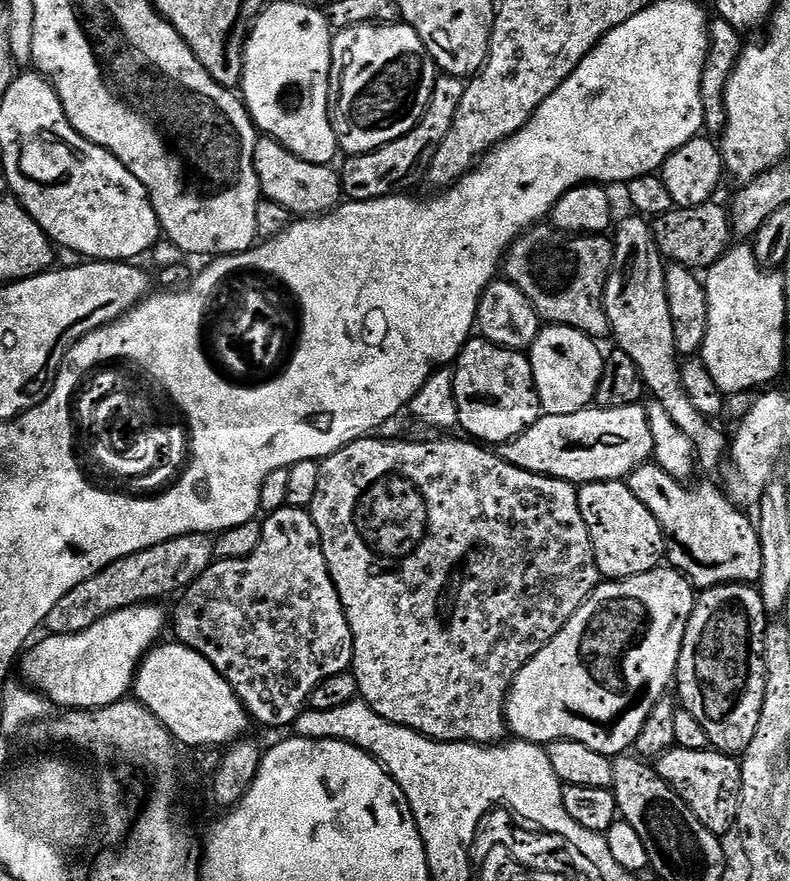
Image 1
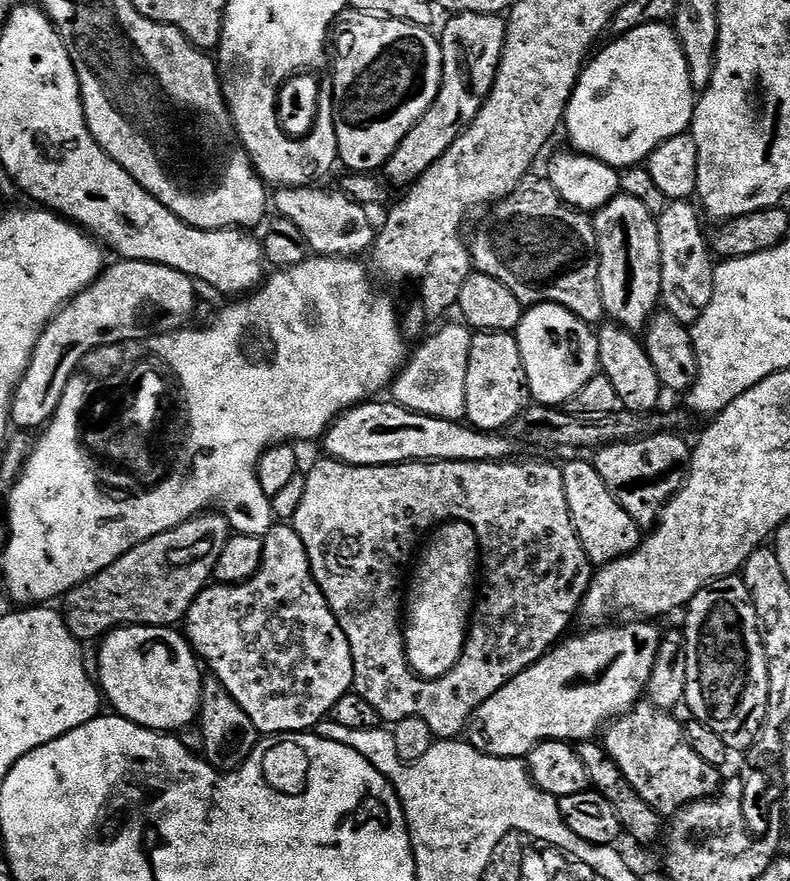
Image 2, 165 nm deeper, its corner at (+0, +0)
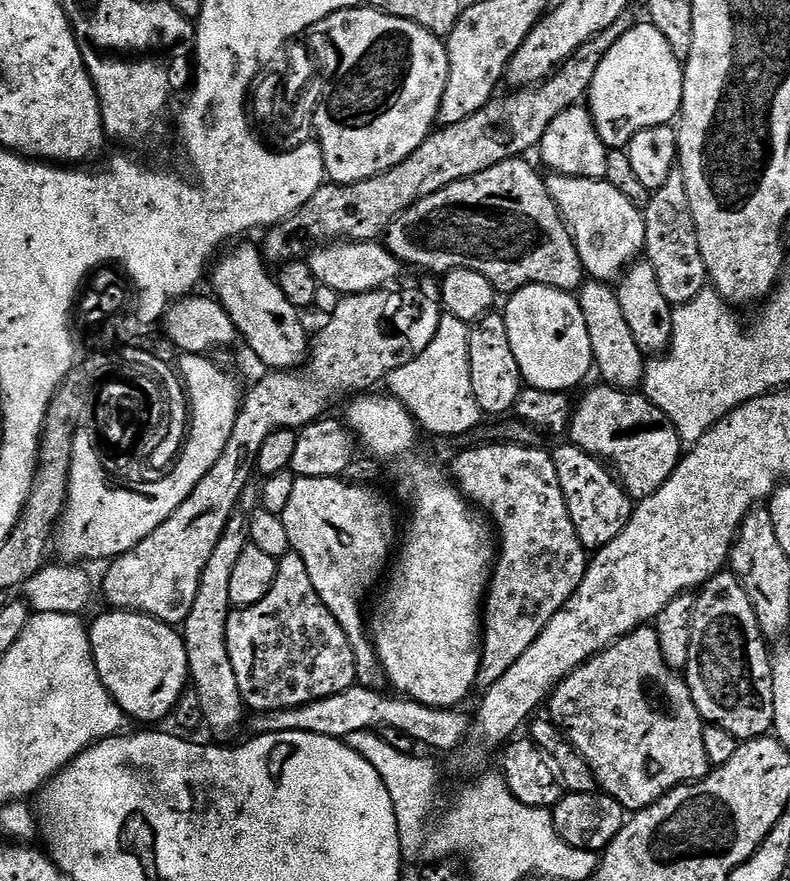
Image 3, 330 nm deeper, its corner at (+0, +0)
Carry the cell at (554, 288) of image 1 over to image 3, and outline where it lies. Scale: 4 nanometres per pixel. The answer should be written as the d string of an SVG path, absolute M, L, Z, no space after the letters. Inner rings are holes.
M517 158L515 160L502 162L498 166L490 166L490 170L482 170L470 178L454 182L450 186L446 186L442 190L438 190L434 194L422 198L414 206L410 206L406 209L399 218L388 227L386 233L386 247L388 251L400 261L401 265L408 266L408 264L413 264L416 268L425 268L426 271L437 272L437 274L453 272L456 268L474 270L478 274L482 274L482 278L489 280L497 290L504 294L517 292L518 289L525 288L528 284L541 284L542 286L557 288L563 292L575 293L580 285L585 283L586 273L580 261L576 243L572 241L572 230L569 228L568 223L562 218L562 214L558 210L554 198L550 198L545 177L543 175L540 177L526 161L527 159Z

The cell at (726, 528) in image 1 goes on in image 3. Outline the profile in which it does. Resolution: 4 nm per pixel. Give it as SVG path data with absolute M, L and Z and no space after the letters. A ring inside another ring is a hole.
M599 387L590 389L581 400L575 401L568 436L577 448L610 466L633 501L645 500L654 495L680 465L682 445L678 430L674 422L639 391Z

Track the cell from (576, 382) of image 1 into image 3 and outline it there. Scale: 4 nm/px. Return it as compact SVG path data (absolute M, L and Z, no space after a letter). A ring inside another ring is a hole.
M528 284L507 297L508 309L502 312L506 330L510 330L510 347L518 358L520 375L529 388L568 392L576 388L593 371L590 334L582 318L579 299L571 292L550 286Z

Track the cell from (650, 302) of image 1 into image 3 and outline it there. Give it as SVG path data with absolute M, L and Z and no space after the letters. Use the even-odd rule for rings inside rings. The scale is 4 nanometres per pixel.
M552 174L546 180L550 198L558 206L562 218L572 230L572 241L576 243L576 249L580 255L580 261L585 273L593 280L605 282L619 281L620 277L641 259L646 242L646 222L643 211L622 190L614 190L608 180L587 180L577 176L562 176Z

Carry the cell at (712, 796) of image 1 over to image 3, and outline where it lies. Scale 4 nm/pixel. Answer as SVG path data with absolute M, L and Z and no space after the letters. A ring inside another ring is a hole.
M655 627L634 629L629 636L623 636L605 652L573 670L548 697L547 708L552 723L568 737L590 766L599 791L614 797L629 813L649 808L681 784L703 780L710 771L706 745L702 742L706 721L698 706L694 706L687 679L679 671L666 666Z

